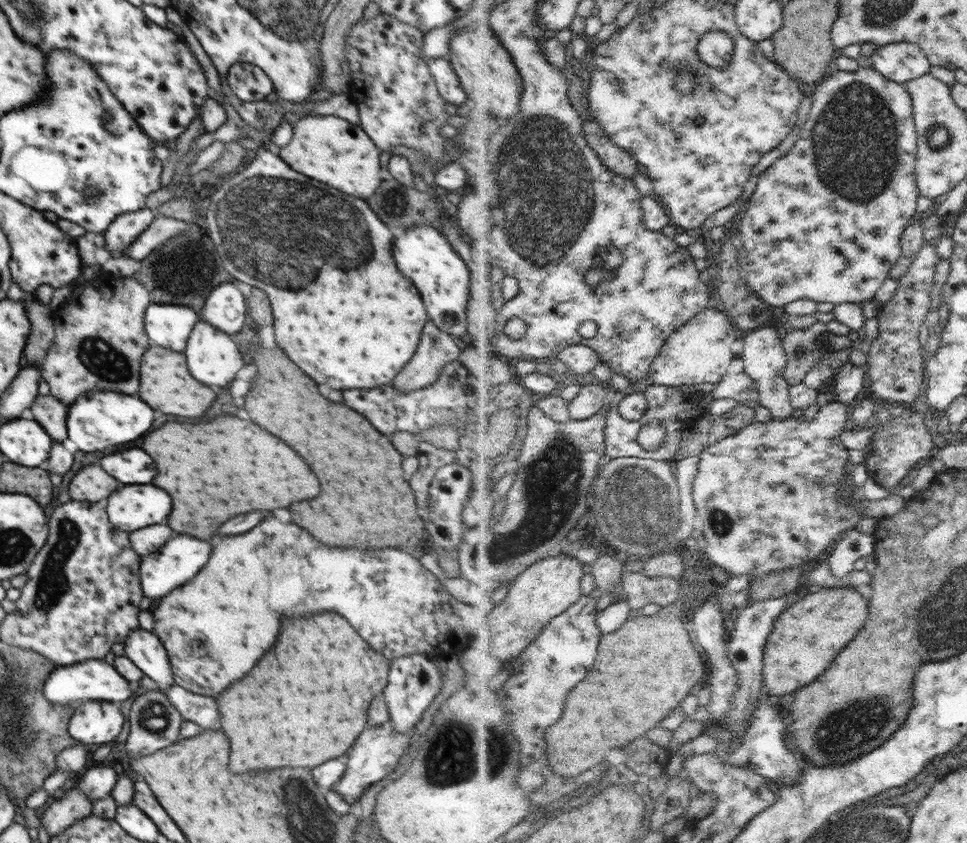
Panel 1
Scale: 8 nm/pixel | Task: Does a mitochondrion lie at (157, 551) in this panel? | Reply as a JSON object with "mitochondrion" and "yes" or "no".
{"mitochondrion":"no"}

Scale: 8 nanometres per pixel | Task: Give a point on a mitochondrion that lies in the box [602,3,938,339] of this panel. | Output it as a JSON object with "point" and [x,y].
{"point":[853,140]}

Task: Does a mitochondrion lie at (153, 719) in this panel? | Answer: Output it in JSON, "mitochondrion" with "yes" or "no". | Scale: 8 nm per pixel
{"mitochondrion":"yes"}

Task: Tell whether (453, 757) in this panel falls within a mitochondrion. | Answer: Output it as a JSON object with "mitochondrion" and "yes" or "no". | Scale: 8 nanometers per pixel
{"mitochondrion":"yes"}

